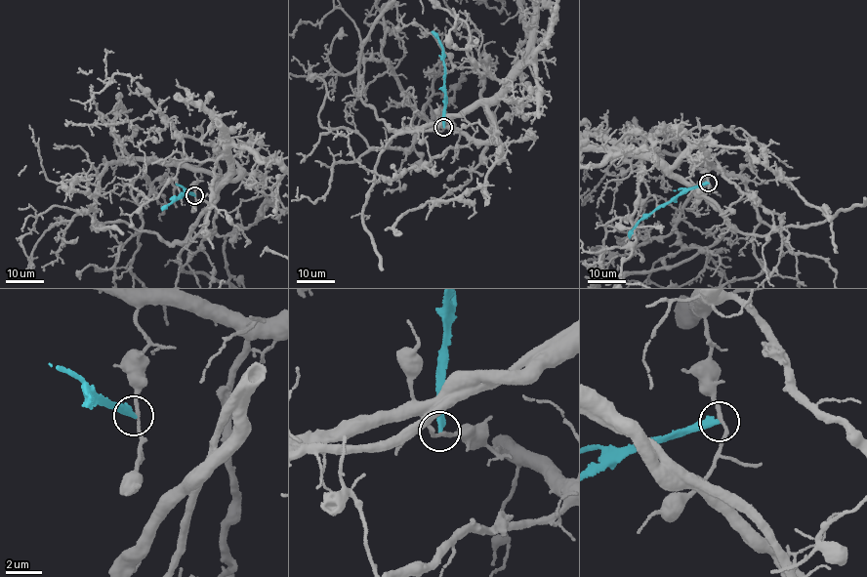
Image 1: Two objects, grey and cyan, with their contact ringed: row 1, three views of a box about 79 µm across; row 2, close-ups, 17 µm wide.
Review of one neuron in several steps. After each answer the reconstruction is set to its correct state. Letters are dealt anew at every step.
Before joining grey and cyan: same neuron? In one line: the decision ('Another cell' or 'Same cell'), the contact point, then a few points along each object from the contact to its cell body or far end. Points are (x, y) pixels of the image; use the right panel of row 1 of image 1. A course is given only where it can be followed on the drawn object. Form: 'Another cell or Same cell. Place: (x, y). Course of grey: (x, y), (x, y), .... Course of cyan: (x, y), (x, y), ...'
Another cell. Place: (708, 183). Course of cyan: (708, 184), (684, 191), (656, 207), (640, 219), (630, 238)

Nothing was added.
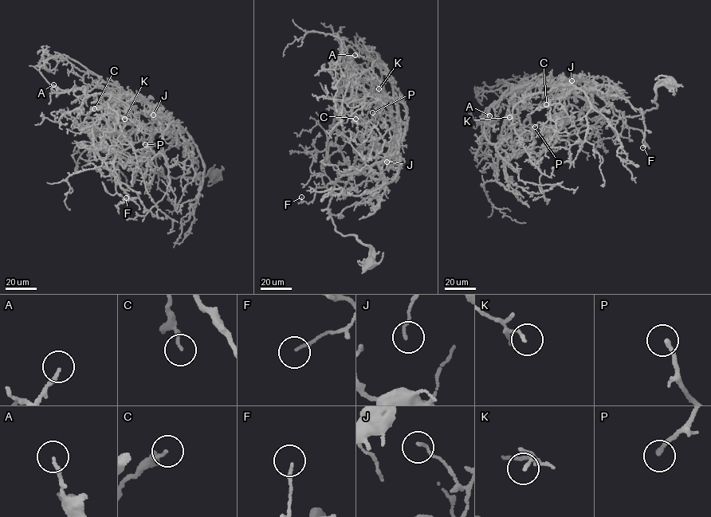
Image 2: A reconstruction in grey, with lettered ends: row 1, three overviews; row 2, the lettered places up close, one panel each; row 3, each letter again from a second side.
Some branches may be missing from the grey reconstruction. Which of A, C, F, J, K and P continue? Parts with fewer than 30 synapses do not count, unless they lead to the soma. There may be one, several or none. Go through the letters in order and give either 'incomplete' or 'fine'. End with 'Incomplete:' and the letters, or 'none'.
A: fine
C: fine
F: fine
J: fine
K: fine
P: fine
Incomplete: none

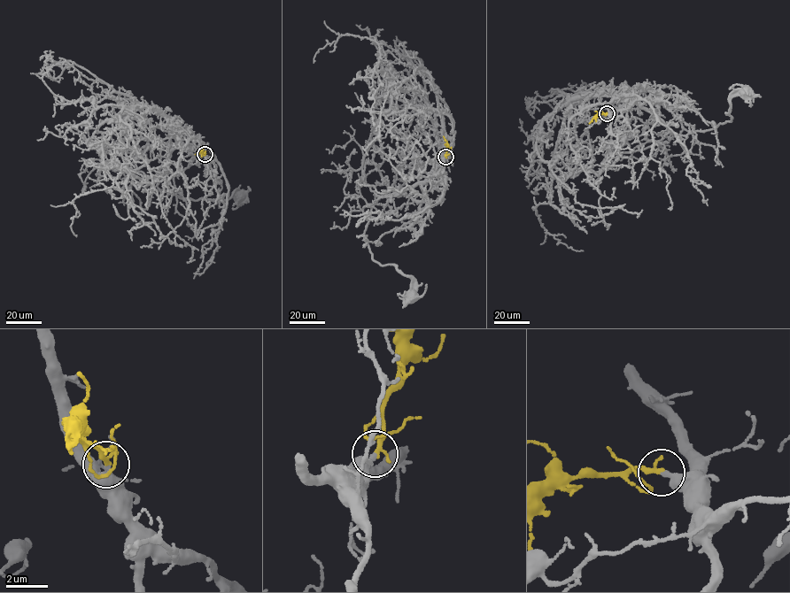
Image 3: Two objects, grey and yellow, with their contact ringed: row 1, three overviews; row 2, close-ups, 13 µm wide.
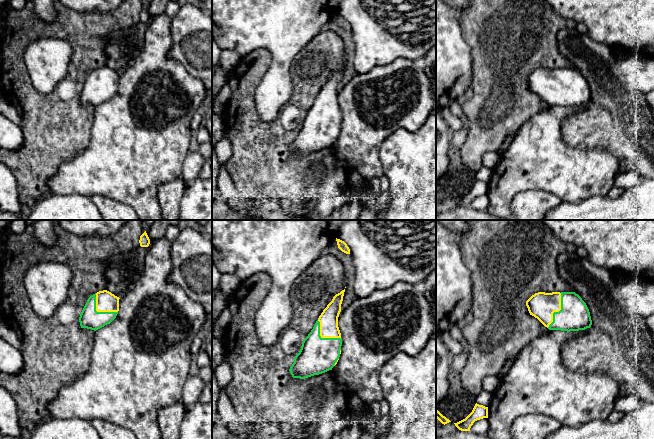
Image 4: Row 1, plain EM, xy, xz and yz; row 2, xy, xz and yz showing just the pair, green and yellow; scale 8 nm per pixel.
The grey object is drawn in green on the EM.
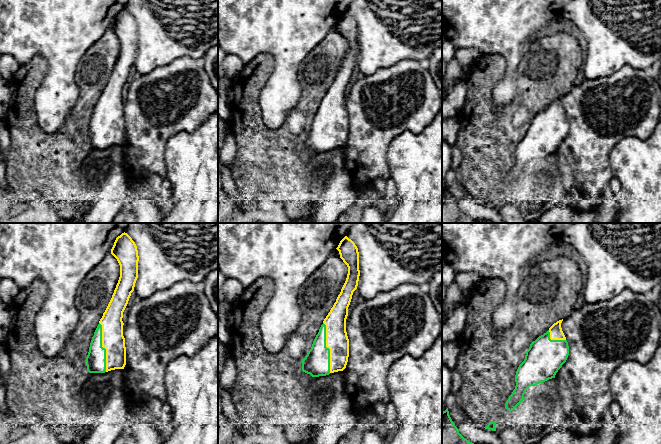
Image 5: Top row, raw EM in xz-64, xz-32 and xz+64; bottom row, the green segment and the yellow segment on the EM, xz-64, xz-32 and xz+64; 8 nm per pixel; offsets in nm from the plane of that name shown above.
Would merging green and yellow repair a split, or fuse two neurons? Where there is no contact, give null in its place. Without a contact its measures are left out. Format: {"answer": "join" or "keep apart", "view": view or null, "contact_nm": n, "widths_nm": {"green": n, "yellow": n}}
{"answer": "join", "view": "xy", "contact_nm": 240, "widths_nm": {"green": 160, "yellow": 160}}

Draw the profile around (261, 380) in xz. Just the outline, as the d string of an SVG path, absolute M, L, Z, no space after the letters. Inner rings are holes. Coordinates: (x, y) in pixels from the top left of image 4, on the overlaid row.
M258 273L243 280L228 302L231 320L222 339L225 345L225 358L232 370L232 380L223 390L234 409L247 423L258 417L268 420L271 416L278 415L287 400L291 385L299 386L302 380L293 378L289 371L294 363L294 357L286 356L279 344L264 346L259 342L255 315L270 288L270 277L265 273Z

